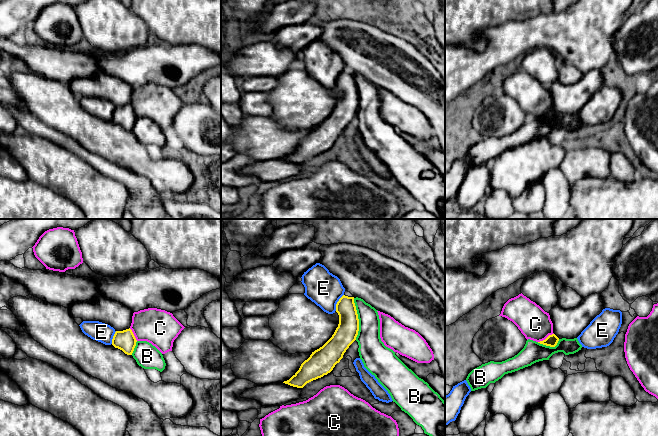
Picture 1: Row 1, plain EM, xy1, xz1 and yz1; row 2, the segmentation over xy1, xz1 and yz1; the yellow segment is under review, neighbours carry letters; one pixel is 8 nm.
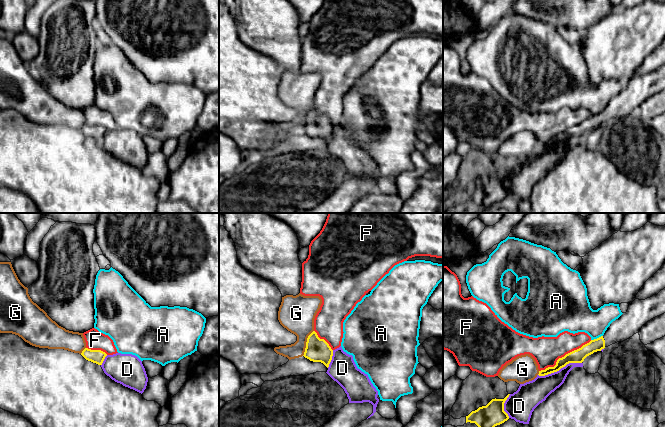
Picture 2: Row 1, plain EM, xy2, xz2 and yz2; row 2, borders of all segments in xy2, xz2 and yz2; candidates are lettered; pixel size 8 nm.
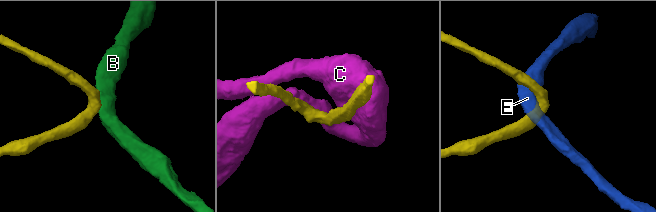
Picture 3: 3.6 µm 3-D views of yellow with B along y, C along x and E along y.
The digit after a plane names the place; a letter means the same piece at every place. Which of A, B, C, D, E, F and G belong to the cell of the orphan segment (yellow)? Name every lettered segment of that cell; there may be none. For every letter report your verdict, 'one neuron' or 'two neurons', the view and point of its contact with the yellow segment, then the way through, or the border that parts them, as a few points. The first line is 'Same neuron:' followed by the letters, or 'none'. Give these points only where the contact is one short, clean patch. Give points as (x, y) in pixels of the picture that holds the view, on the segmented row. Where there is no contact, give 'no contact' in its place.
Same neuron: none
A: two neurons; contact yz2 (597, 338); border yz2 (602, 335), (591, 340)
B: two neurons; contact xz1 (358, 319); border xz1 (353, 298), (358, 319), (356, 339)
C: two neurons; contact yz1 (546, 338)
D: two neurons; contact yz2 (559, 369)
E: two neurons; contact xz1 (337, 302)
F: two neurons; contact yz2 (565, 355)
G: two neurons; contact xz2 (306, 343)

